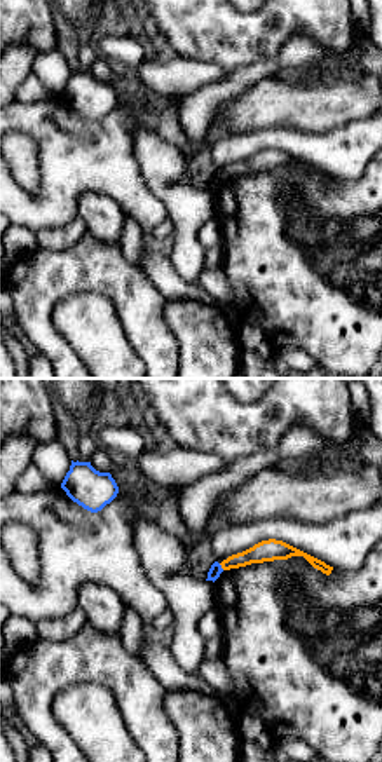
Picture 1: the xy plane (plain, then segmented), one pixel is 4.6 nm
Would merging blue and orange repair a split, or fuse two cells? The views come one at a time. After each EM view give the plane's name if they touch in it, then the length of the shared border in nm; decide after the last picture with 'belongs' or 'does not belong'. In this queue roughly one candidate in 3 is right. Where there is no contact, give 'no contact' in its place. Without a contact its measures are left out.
xy | 40 nm

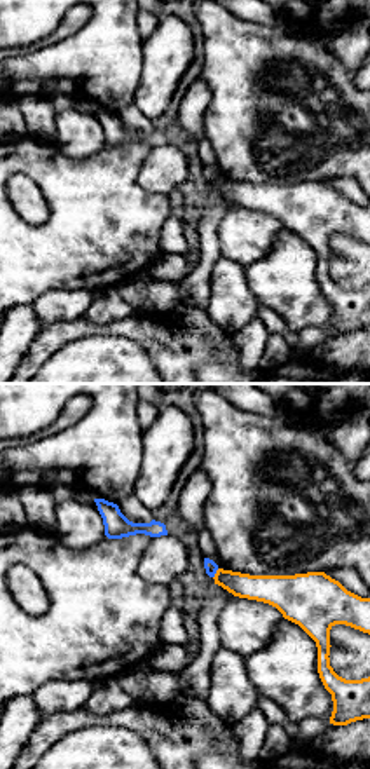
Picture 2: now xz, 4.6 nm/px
xz | 50 nm

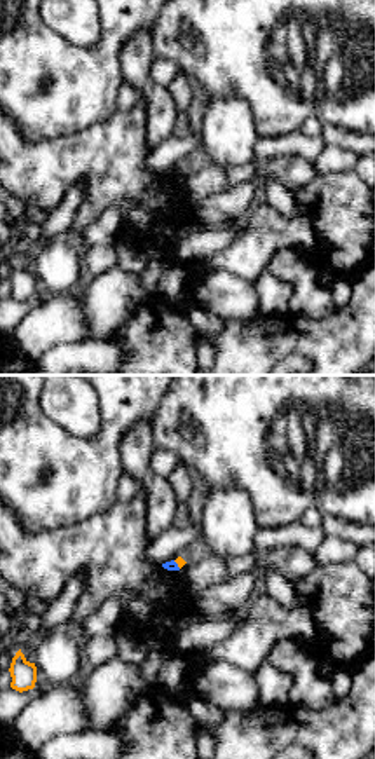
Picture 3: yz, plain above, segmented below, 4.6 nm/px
yz | 50 nm

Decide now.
does not belong

